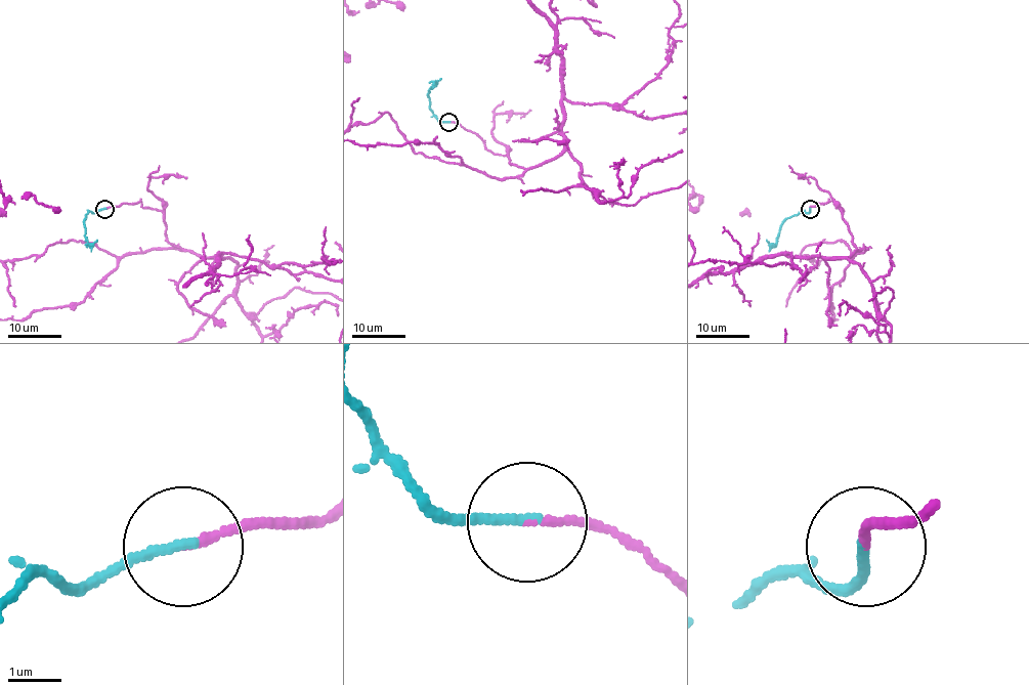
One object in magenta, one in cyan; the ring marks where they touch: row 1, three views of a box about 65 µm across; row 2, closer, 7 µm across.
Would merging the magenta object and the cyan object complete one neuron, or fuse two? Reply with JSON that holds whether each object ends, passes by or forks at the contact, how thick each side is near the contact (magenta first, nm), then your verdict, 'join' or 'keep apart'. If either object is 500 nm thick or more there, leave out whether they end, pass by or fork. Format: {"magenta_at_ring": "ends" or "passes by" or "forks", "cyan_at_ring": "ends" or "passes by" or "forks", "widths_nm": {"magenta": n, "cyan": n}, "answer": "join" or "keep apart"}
{"magenta_at_ring": "ends", "cyan_at_ring": "ends", "widths_nm": {"magenta": 120, "cyan": 190}, "answer": "join"}

